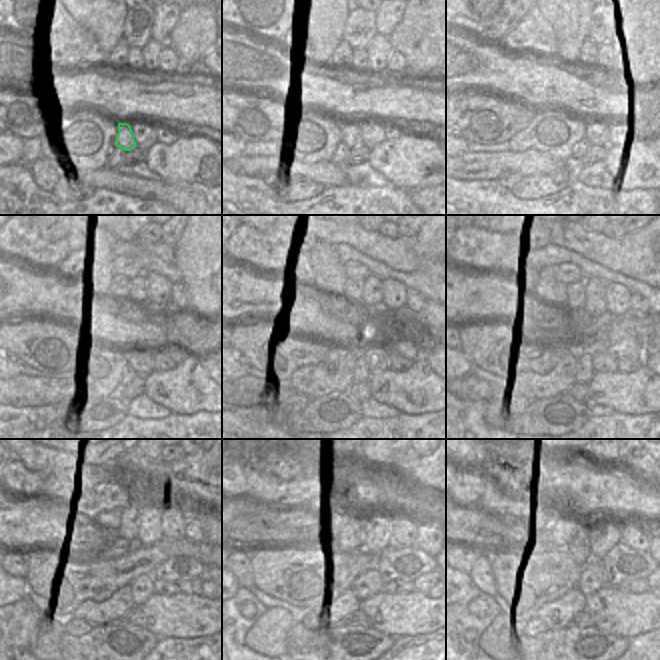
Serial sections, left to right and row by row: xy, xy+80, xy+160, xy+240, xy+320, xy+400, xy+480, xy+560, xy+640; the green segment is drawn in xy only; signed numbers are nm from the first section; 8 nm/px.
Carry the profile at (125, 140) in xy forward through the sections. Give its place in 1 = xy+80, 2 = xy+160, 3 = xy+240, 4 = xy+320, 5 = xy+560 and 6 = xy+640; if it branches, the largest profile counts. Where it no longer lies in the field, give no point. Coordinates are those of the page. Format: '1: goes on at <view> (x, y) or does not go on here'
1: goes on at xy+80 (351, 137)
2: goes on at xy+160 (577, 126)
3: goes on at xy+240 (142, 362)
4: goes on at xy+320 (376, 359)
5: goes on at xy+560 (395, 587)
6: goes on at xy+640 (638, 585)

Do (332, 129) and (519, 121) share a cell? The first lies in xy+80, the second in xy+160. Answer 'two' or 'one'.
two

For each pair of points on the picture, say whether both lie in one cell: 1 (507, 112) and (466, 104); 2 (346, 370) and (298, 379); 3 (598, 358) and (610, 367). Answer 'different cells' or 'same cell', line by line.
1: same cell
2: same cell
3: same cell

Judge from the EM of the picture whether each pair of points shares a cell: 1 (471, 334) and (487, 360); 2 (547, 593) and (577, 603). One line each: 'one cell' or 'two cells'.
1: one cell
2: two cells

